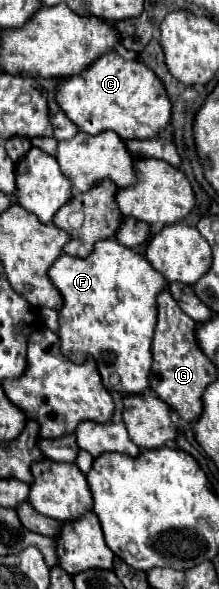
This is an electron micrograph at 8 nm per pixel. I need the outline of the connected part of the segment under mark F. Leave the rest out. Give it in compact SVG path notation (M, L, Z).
M104 239L94 245L88 257L72 257L62 253L48 269L52 285L62 295L62 309L58 311L58 337L60 351L72 361L82 363L84 355L90 355L100 371L102 383L108 391L118 393L142 393L148 387L148 373L152 367L152 335L156 327L156 297L168 287L168 281L152 269L152 265L140 253L116 243L114 239Z

